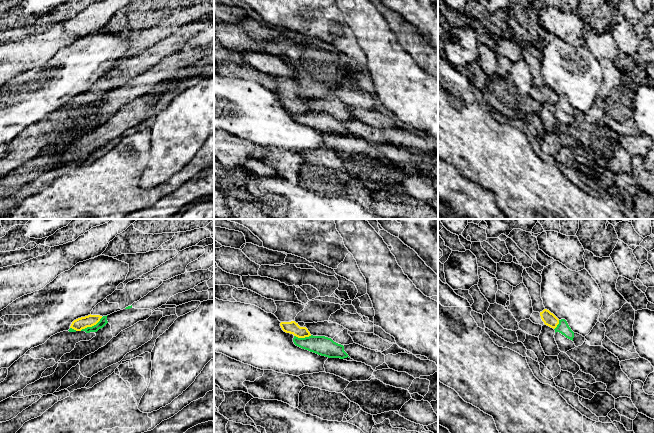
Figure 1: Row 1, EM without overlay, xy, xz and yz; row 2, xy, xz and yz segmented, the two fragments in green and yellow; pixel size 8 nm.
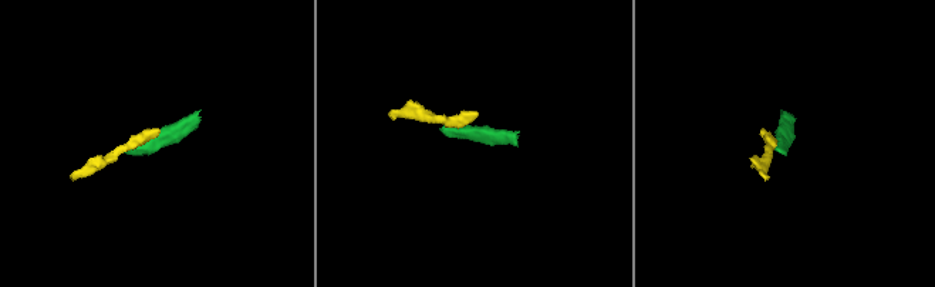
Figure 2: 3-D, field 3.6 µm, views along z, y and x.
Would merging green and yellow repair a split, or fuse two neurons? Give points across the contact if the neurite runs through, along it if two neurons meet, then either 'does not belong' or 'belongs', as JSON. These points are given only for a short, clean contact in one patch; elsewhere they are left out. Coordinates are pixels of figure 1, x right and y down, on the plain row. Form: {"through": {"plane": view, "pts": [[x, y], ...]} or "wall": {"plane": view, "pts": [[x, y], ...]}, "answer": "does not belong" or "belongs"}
{"wall": {"plane": "xy", "pts": [[102, 93], [95, 100], [80, 106]]}, "answer": "does not belong"}

